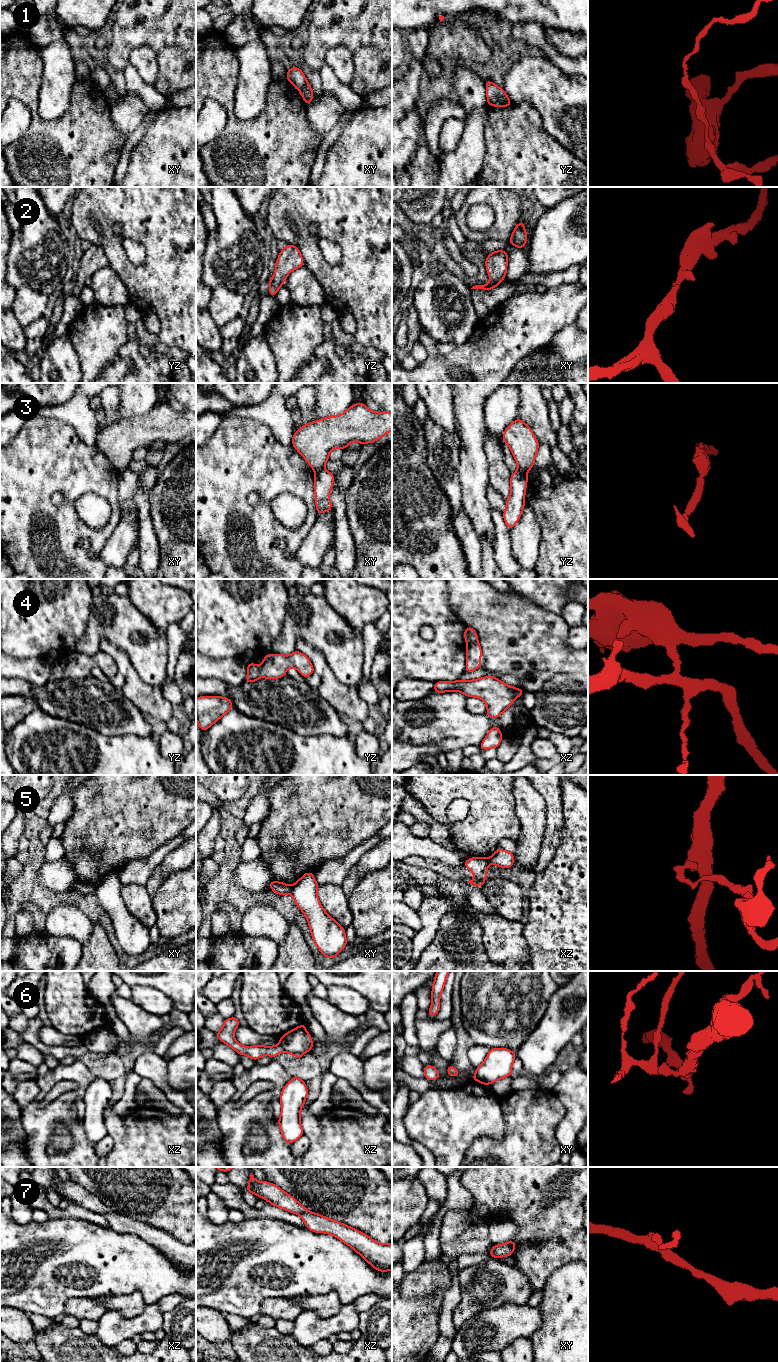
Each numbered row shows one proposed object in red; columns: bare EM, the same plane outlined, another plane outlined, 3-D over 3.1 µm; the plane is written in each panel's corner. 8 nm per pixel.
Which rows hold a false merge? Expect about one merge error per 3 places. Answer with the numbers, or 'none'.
1, 3, 4, 5, 6

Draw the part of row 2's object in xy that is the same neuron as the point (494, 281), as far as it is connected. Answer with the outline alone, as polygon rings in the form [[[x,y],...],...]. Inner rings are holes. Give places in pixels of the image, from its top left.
[[[497,250],[489,254],[485,260],[486,269],[490,276],[490,281],[486,285],[475,285],[471,289],[482,289],[490,291],[497,287],[505,279],[507,272],[508,254],[504,250]]]

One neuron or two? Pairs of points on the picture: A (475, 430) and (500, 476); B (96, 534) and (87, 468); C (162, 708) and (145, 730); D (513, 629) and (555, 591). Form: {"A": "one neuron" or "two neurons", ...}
{"A": "two neurons", "B": "one neuron", "C": "two neurons", "D": "two neurons"}

